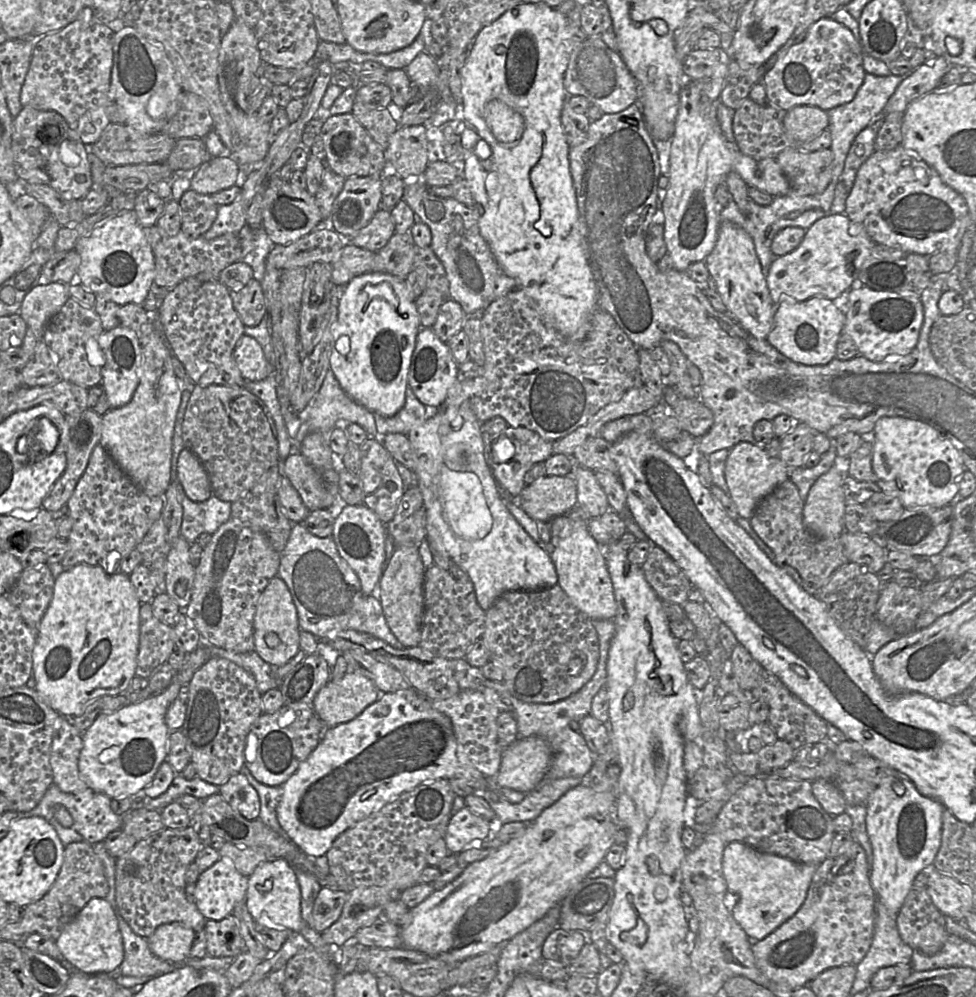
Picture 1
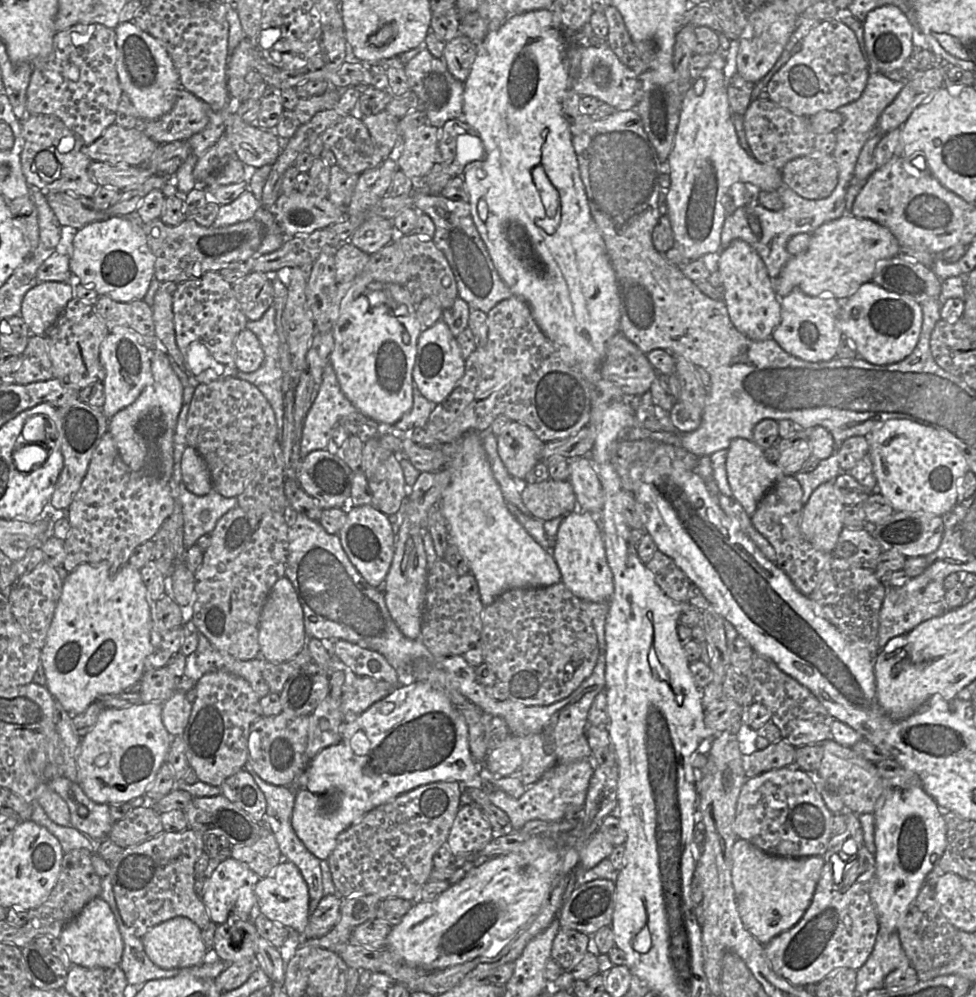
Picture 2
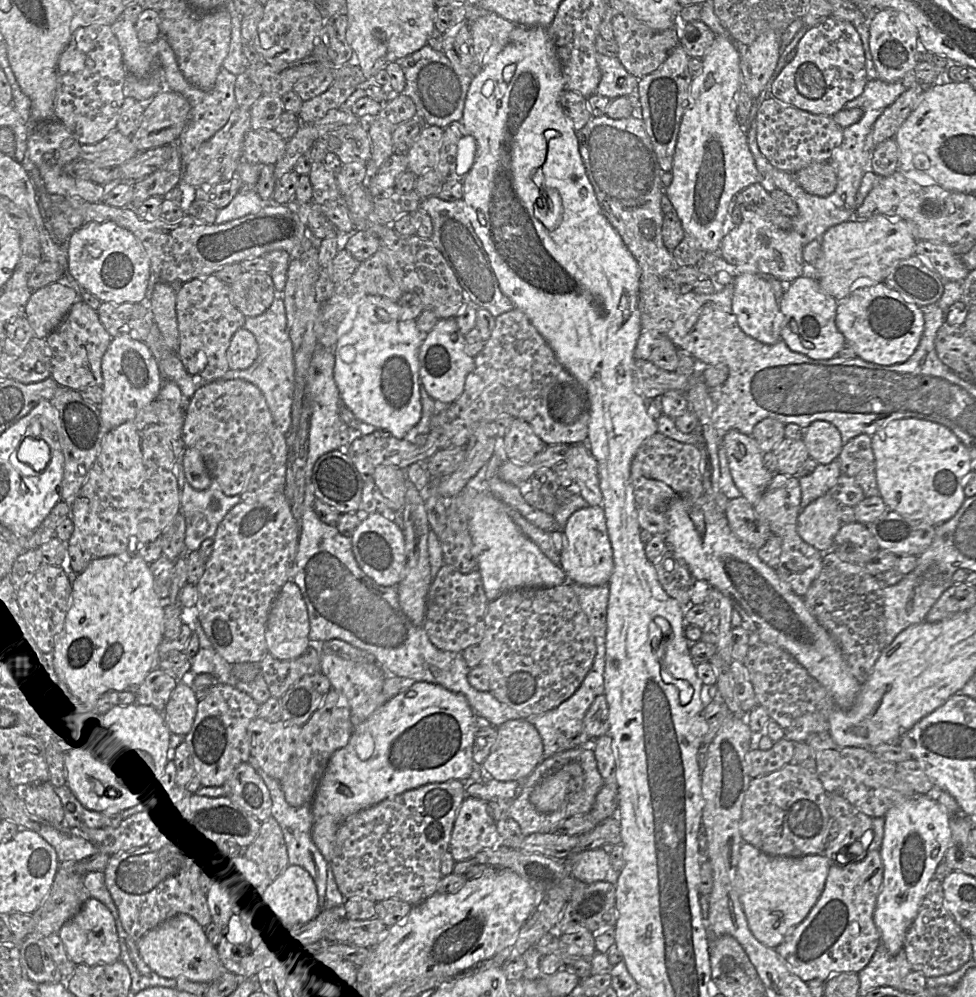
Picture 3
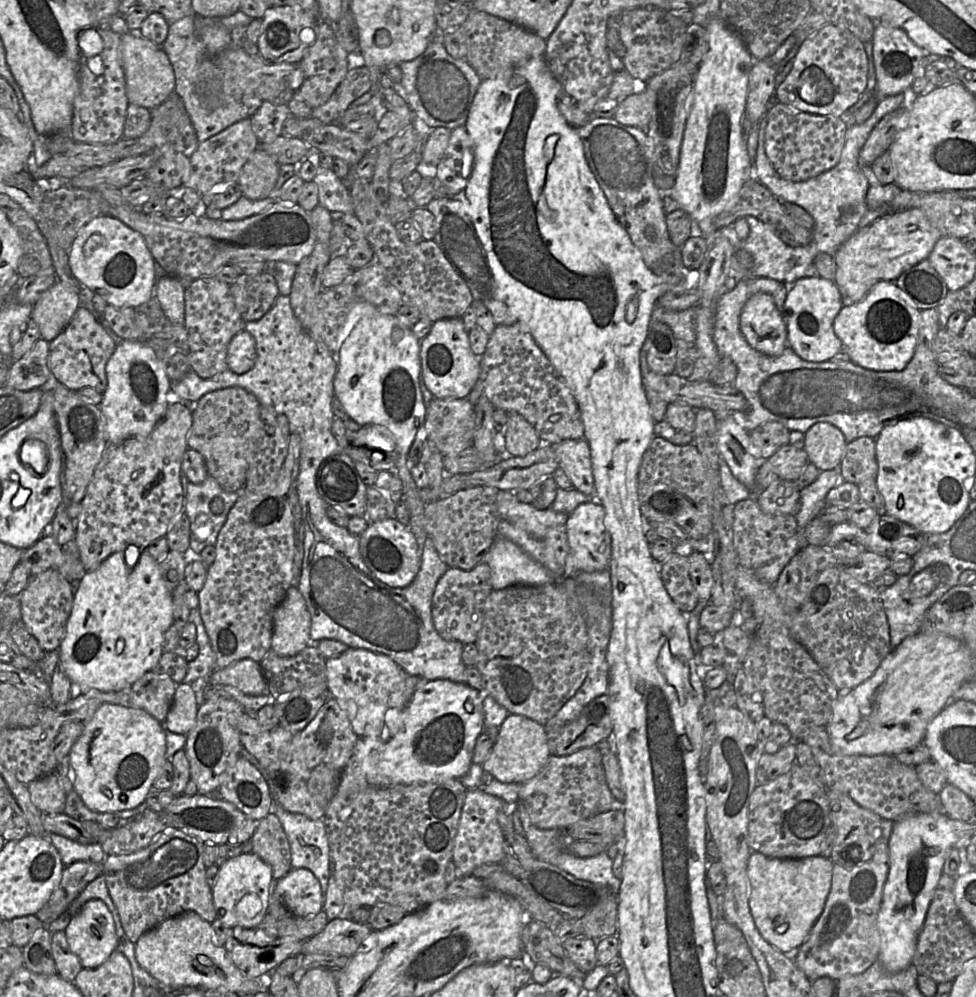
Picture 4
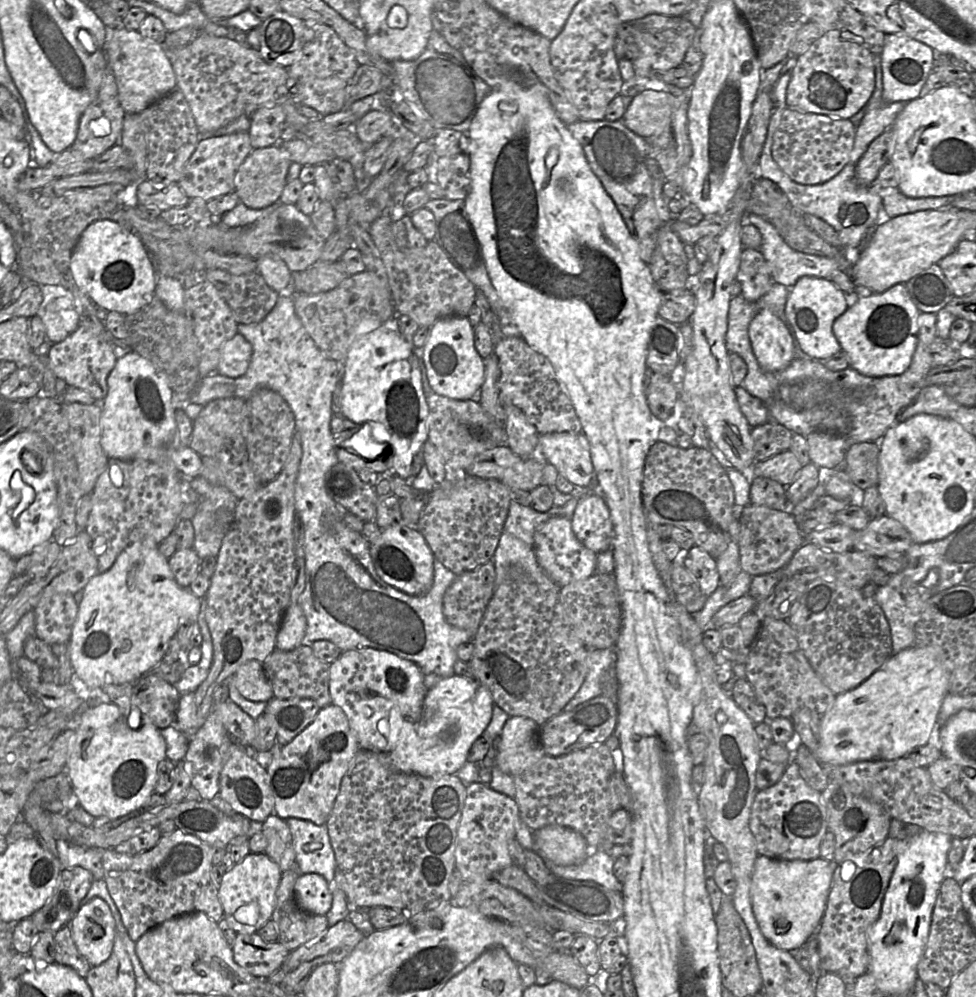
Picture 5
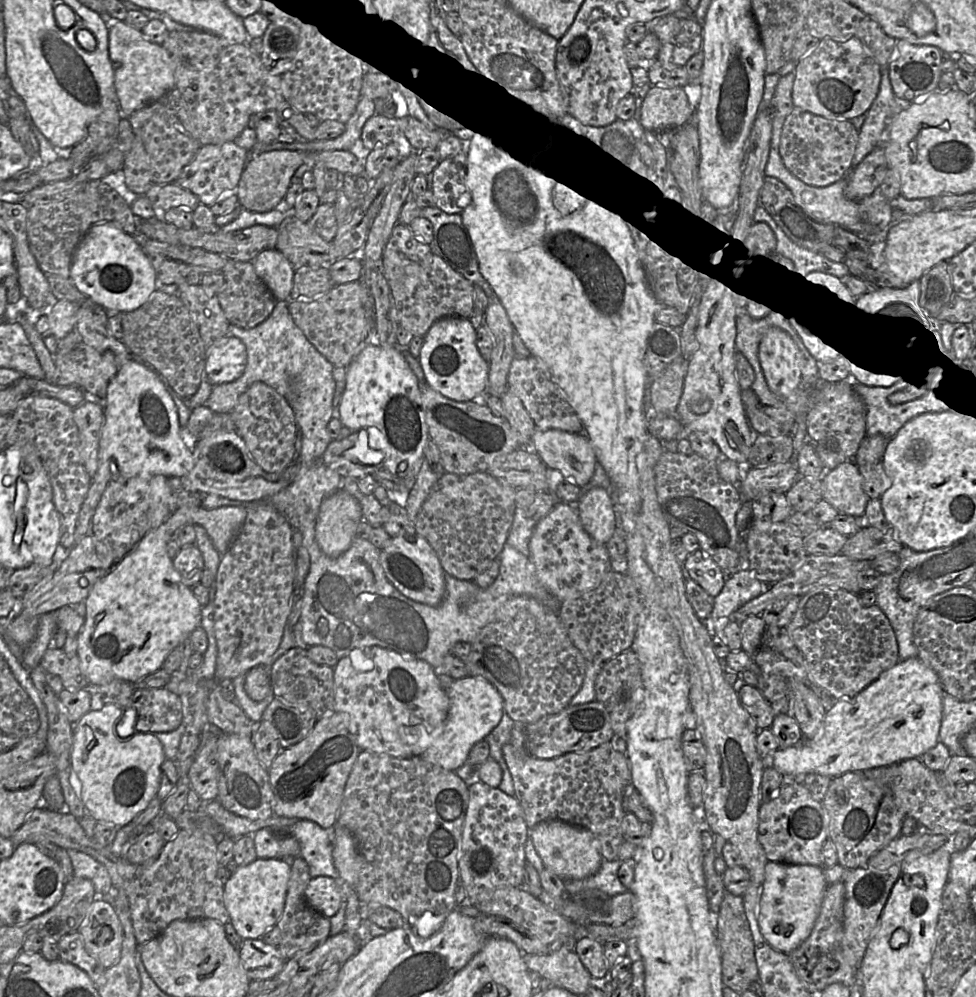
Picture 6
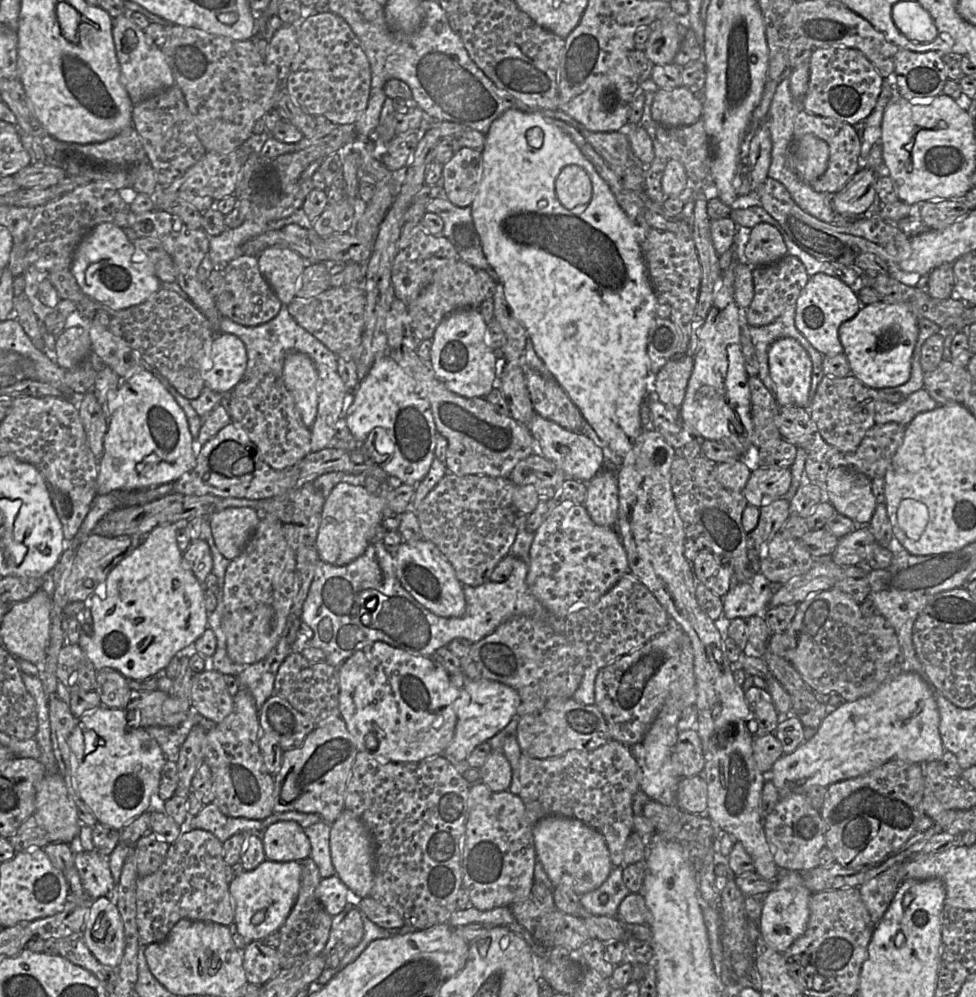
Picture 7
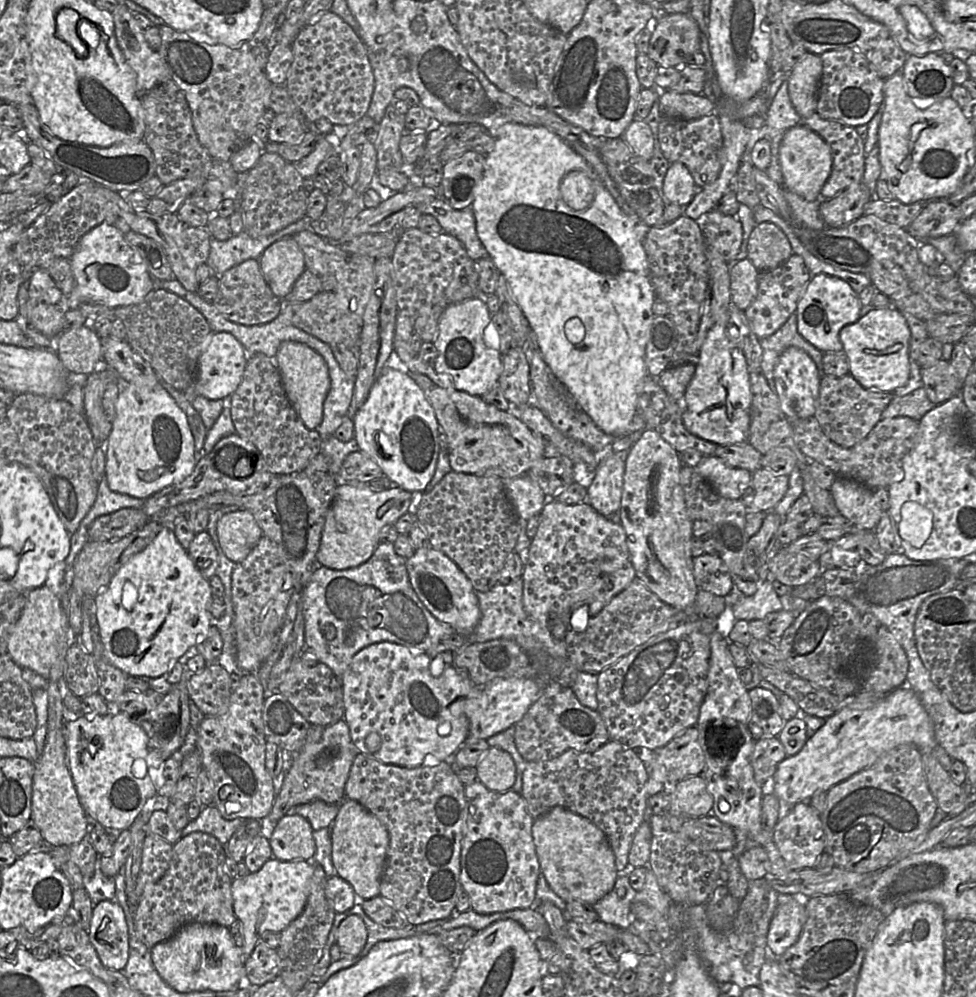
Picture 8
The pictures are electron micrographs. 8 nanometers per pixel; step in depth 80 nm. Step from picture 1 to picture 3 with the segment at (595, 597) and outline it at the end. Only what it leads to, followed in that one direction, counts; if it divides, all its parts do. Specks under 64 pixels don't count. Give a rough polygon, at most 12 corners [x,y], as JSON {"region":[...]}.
{"region":[[602,506],[562,528],[570,582],[609,584],[613,552]]}

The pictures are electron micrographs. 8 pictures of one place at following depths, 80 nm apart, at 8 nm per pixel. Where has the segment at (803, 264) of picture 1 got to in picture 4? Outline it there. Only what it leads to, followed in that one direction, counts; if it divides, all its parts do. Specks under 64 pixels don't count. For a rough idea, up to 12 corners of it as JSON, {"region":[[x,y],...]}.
{"region":[[917,208],[858,228],[834,254],[854,302],[928,259],[943,235]]}

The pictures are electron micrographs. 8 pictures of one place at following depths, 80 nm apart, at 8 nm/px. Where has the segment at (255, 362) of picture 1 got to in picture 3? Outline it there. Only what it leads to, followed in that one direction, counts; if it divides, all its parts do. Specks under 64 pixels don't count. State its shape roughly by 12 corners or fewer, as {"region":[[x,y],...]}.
{"region":[[245,328],[238,329],[227,350],[229,369],[248,369],[259,345]]}

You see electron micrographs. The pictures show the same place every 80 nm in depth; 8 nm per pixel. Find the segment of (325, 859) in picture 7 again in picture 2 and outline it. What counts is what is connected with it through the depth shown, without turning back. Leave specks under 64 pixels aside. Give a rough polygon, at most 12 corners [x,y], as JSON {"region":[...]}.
{"region":[[246,762],[266,799],[264,823],[283,860],[294,863],[309,890],[309,913],[324,896],[321,860],[295,833],[295,791],[264,781]]}

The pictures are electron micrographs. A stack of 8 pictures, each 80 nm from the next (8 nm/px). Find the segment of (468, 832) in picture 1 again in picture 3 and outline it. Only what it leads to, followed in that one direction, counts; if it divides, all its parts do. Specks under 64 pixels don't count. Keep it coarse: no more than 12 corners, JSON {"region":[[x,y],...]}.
{"region":[[465,796],[449,844],[455,863],[501,839],[487,801]]}

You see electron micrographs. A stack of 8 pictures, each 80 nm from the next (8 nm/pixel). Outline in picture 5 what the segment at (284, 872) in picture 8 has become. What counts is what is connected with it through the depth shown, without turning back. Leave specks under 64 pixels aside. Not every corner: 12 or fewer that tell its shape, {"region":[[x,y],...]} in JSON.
{"region":[[249,853],[218,887],[237,934],[271,920],[282,871]]}

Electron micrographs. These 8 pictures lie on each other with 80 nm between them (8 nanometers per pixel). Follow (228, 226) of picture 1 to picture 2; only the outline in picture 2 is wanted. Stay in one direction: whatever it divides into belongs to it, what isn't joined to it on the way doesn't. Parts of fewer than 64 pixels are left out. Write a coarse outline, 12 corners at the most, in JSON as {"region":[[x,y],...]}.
{"region":[[251,190],[220,205],[212,227],[252,219],[262,206]]}

